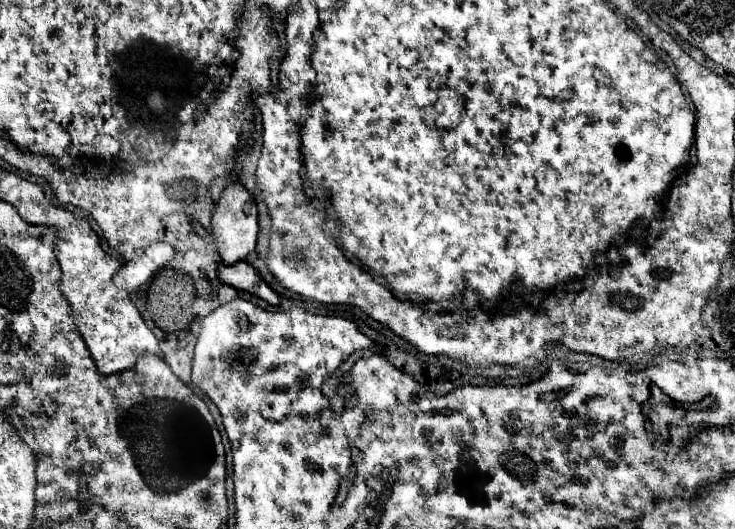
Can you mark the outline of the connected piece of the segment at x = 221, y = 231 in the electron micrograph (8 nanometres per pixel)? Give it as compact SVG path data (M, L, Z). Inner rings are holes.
M232 183L222 191L212 213L212 233L218 255L224 265L234 265L238 261L244 261L246 255L254 251L256 235L258 235L258 211L252 195L244 189L244 185Z

